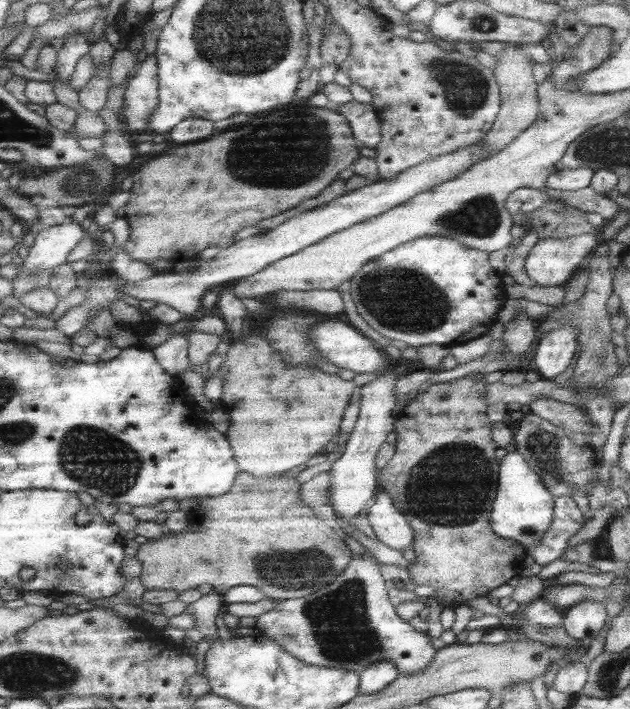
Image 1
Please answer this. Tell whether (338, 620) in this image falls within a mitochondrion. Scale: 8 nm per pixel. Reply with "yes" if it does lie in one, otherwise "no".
yes

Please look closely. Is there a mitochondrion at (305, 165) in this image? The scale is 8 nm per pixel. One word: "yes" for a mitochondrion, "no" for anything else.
yes

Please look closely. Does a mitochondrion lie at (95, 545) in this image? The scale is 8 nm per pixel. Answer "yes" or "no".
no

